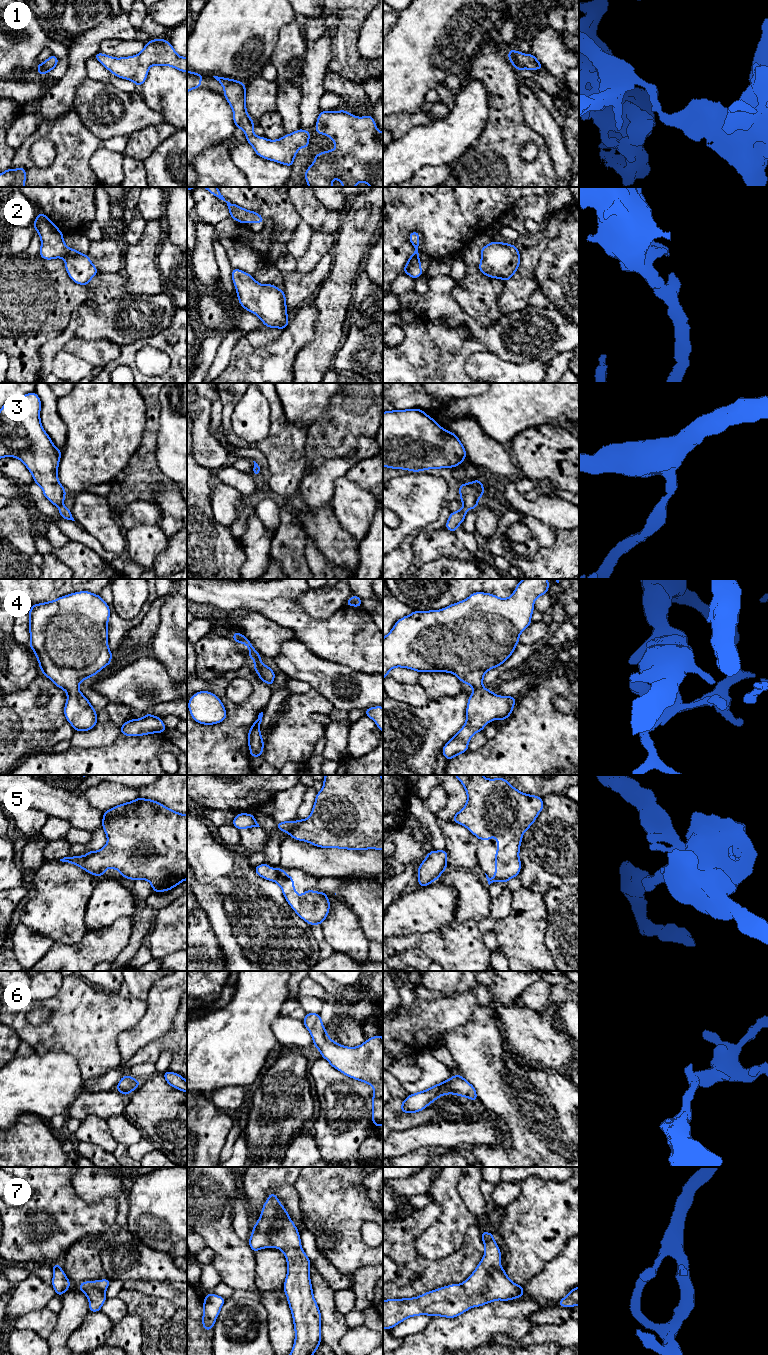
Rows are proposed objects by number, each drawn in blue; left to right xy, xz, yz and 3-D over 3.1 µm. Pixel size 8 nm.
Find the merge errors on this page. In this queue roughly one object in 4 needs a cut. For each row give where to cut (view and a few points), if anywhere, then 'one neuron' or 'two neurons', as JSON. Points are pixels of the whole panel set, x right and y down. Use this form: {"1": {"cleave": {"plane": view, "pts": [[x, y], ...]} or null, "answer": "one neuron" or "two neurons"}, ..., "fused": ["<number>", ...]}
{"1": {"cleave": null, "answer": "one neuron"}, "2": {"cleave": null, "answer": "one neuron"}, "3": {"cleave": null, "answer": "one neuron"}, "4": {"cleave": null, "answer": "one neuron"}, "5": {"cleave": null, "answer": "one neuron"}, "6": {"cleave": null, "answer": "one neuron"}, "7": {"cleave": null, "answer": "one neuron"}, "fused": []}

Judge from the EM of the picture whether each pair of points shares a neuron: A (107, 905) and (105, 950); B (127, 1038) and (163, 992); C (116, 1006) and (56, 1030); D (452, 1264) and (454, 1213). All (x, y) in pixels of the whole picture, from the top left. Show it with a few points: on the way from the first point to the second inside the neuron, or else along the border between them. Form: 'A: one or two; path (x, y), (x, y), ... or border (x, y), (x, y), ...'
A: two; border (127, 915), (118, 917), (107, 926), (88, 931)
B: one; path (140, 1031), (161, 1010), (162, 1005)
C: one; path (101, 1016), (71, 1028)
D: two; border (466, 1233), (464, 1242), (456, 1250), (430, 1260)

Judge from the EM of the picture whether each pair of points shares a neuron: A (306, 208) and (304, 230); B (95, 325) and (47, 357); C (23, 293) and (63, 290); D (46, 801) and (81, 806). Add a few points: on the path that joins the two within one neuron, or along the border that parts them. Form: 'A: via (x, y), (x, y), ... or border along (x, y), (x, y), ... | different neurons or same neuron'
A: border along (302, 219), (313, 230) | different neurons
B: via (82, 326), (69, 332), (57, 344) | same neuron
C: via (33, 293), (53, 293) | same neuron
D: via (55, 801), (72, 808) | same neuron

